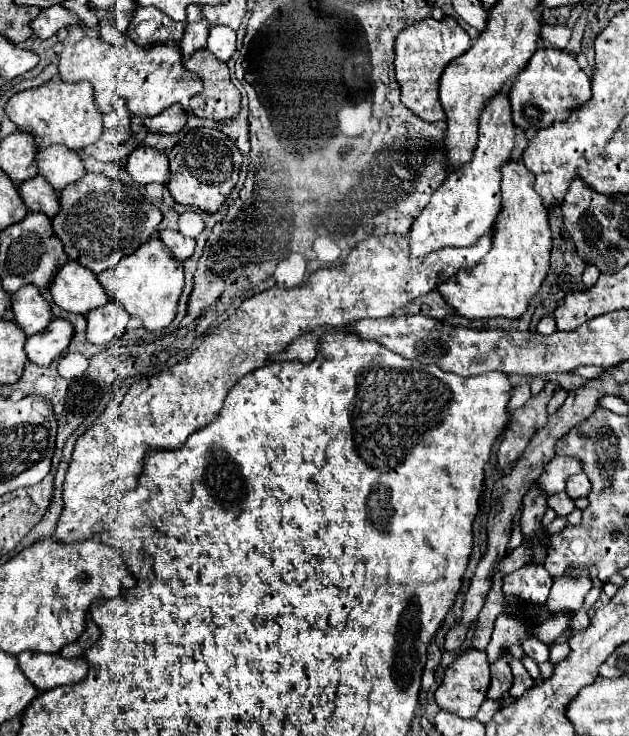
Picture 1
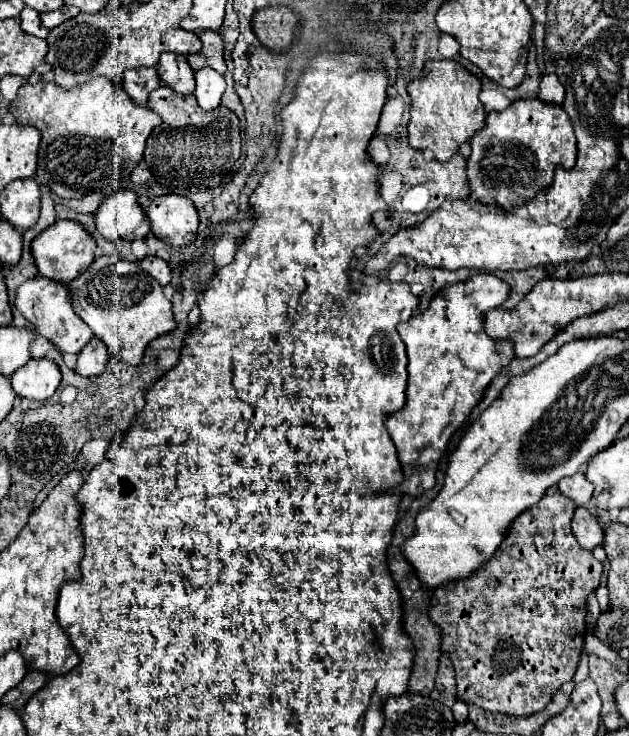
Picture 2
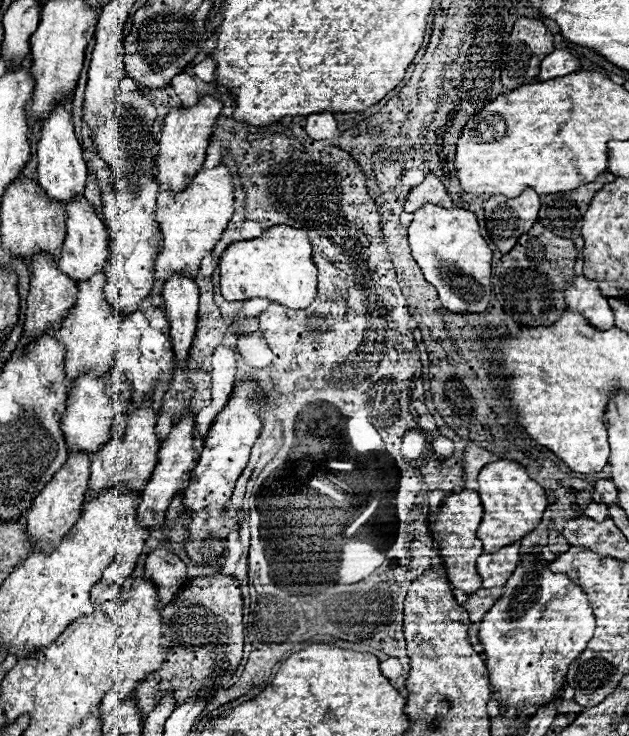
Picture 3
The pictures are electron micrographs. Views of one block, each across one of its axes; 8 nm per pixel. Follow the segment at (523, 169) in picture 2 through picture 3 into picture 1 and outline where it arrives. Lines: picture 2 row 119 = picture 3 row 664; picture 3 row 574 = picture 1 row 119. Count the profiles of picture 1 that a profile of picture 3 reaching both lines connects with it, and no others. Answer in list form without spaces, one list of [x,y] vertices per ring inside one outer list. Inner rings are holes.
[[[558,48],[538,50],[528,66],[518,74],[512,88],[508,90],[508,100],[512,106],[512,122],[522,130],[540,130],[552,126],[554,122],[568,120],[570,112],[592,98],[590,78],[580,70],[576,58]]]

